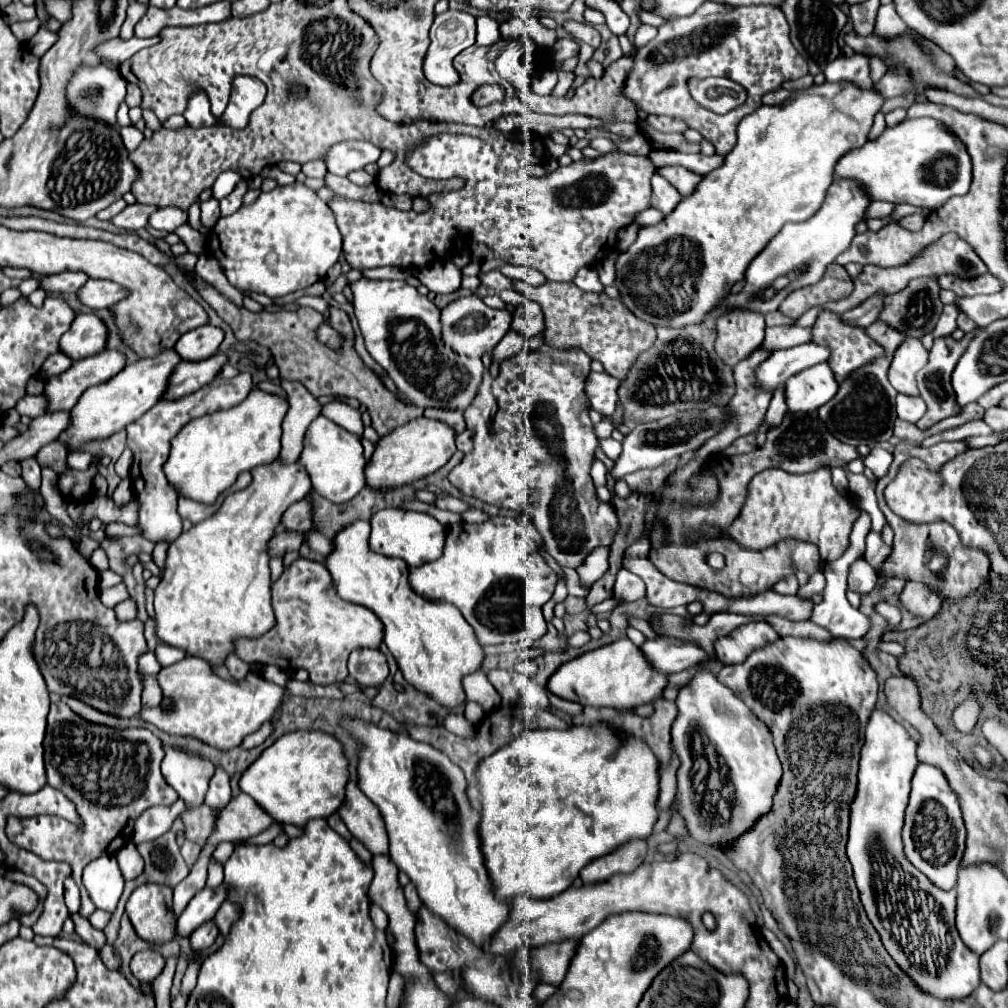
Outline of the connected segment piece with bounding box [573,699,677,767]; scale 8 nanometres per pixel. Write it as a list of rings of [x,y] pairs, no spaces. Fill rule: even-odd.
[[[657,699],[653,703],[653,707],[655,707],[655,711],[653,711],[651,717],[639,717],[635,713],[621,713],[621,711],[609,709],[609,707],[583,707],[583,711],[573,717],[573,725],[593,725],[593,723],[605,721],[607,725],[611,725],[615,729],[621,729],[621,731],[633,733],[637,737],[643,737],[651,745],[651,749],[657,755],[661,767],[665,767],[671,759],[671,725],[677,717],[677,705],[673,701],[667,701],[667,699]]]

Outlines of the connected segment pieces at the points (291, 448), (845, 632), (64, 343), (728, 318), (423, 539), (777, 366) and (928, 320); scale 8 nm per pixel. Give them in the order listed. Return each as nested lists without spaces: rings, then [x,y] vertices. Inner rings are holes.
[[[281,380],[281,387],[287,393],[289,413],[283,421],[283,449],[279,459],[293,463],[301,455],[307,427],[321,415],[321,403],[298,381]]]
[[[861,513],[861,517],[857,519],[855,527],[853,527],[853,533],[851,533],[851,547],[849,551],[841,557],[831,563],[826,563],[824,567],[824,575],[826,578],[826,586],[823,592],[823,601],[819,605],[813,607],[813,623],[825,627],[833,637],[841,637],[841,639],[861,639],[867,635],[867,631],[871,629],[871,619],[865,617],[859,609],[851,607],[845,593],[847,593],[847,571],[851,567],[853,561],[857,561],[863,551],[865,551],[865,537],[871,529],[871,519],[867,517],[867,513]]]
[[[79,313],[71,323],[71,329],[61,337],[61,351],[69,355],[73,361],[85,359],[97,351],[103,351],[107,345],[107,327],[95,313]]]
[[[729,307],[717,319],[717,341],[715,351],[731,367],[751,355],[765,337],[765,319],[757,311]]]
[[[383,509],[371,517],[371,527],[373,527],[371,537],[369,537],[371,551],[385,557],[399,557],[407,563],[407,567],[419,567],[437,559],[441,555],[441,547],[445,545],[443,525],[427,513]]]
[[[803,343],[789,349],[777,349],[765,363],[757,367],[757,379],[763,387],[775,389],[783,385],[791,375],[815,363],[827,361],[829,355],[831,355],[831,349],[817,343]]]
[[[925,277],[925,279],[913,279],[909,283],[909,287],[905,287],[905,291],[899,291],[897,295],[885,297],[883,309],[881,309],[881,313],[879,313],[877,319],[883,321],[885,325],[897,329],[905,337],[921,339],[923,335],[927,335],[927,333],[931,333],[935,329],[941,311],[943,311],[943,303],[939,301],[939,285],[937,285],[937,279]]]

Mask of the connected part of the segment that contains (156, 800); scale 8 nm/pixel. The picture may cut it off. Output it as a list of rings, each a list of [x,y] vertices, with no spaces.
[[[59,701],[51,705],[43,747],[47,783],[73,801],[81,825],[52,816],[9,819],[7,835],[15,845],[33,851],[41,859],[69,861],[73,879],[81,889],[81,915],[89,917],[95,907],[81,883],[83,867],[101,855],[115,855],[115,845],[123,847],[131,841],[133,821],[153,805],[173,805],[177,793],[161,775],[161,761],[165,755],[161,741],[147,729],[117,731],[93,725]]]

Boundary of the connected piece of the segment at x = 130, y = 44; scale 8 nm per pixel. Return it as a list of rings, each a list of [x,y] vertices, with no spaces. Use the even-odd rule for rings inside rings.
[[[155,36],[149,39],[139,39],[139,37],[133,37],[129,41],[123,41],[121,37],[105,43],[105,47],[99,47],[99,55],[101,55],[101,61],[103,59],[113,59],[113,63],[123,63],[125,59],[129,59],[135,51],[139,49],[145,49],[146,47],[151,47],[152,45],[160,42],[160,37]]]

